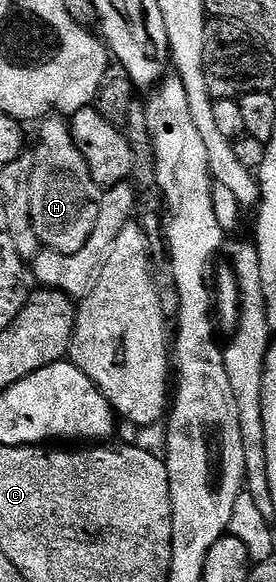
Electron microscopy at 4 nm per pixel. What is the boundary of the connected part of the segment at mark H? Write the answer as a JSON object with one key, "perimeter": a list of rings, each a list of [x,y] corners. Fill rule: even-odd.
{"perimeter":[[[46,117],[40,120],[39,127],[41,140],[31,151],[31,221],[42,248],[60,255],[79,253],[79,249],[87,245],[95,221],[99,221],[103,191],[95,185],[91,169],[87,169],[87,161],[83,161],[83,153],[79,153],[73,141],[70,124],[61,117]]]}

